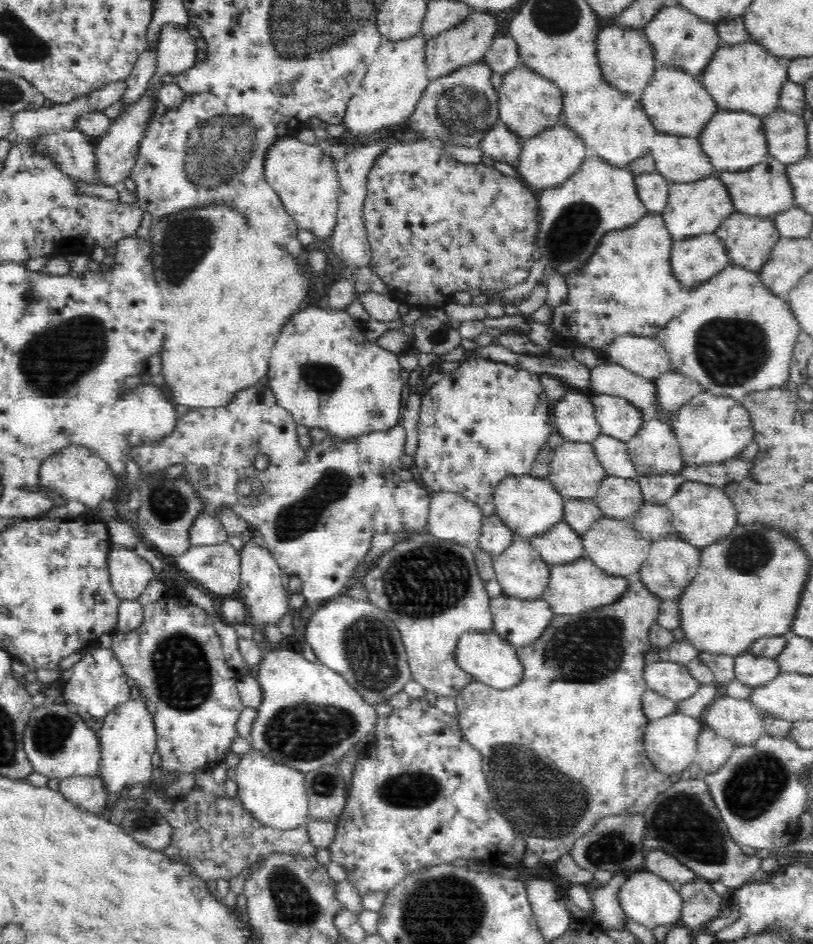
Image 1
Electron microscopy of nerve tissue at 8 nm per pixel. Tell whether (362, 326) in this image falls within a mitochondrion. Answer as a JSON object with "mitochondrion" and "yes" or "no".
{"mitochondrion":"no"}

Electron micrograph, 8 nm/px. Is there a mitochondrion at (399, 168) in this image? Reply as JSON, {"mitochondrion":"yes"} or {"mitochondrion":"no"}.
{"mitochondrion":"no"}

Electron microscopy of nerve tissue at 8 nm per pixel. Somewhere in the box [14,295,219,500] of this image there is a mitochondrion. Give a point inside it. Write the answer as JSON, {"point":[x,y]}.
{"point":[52,361]}

